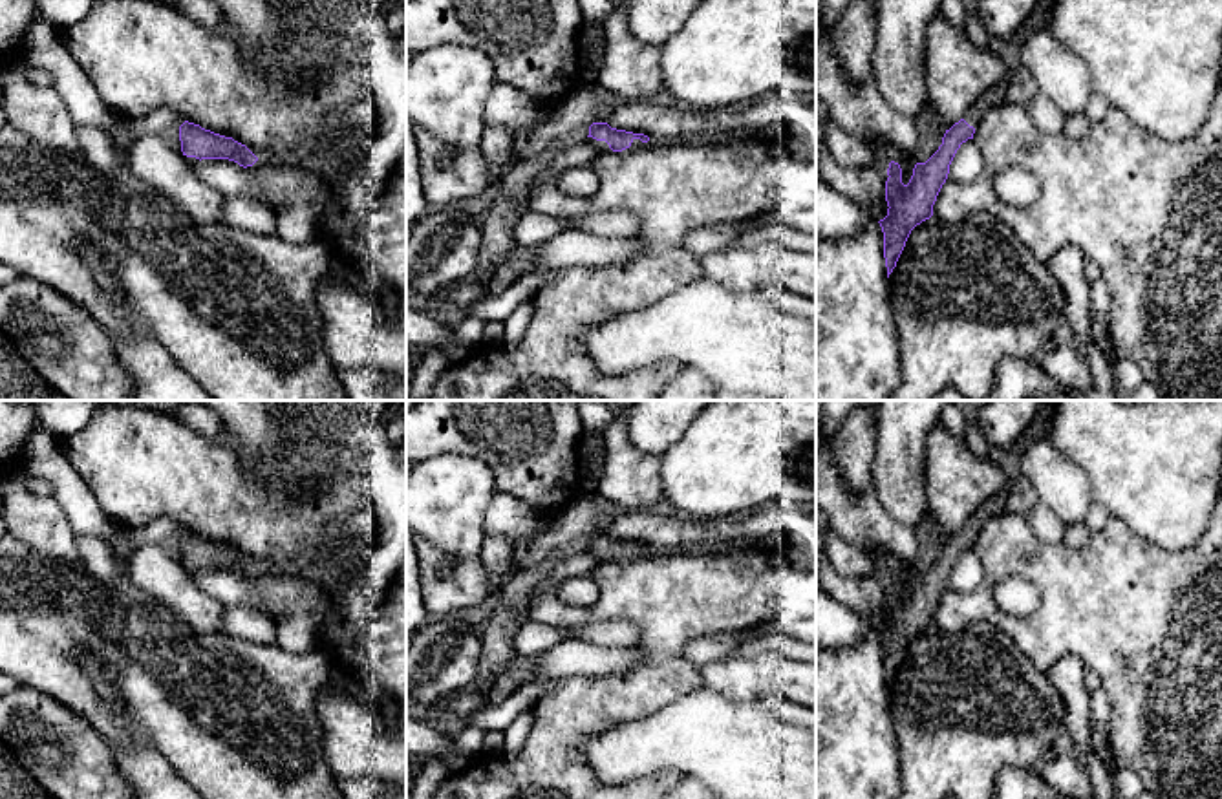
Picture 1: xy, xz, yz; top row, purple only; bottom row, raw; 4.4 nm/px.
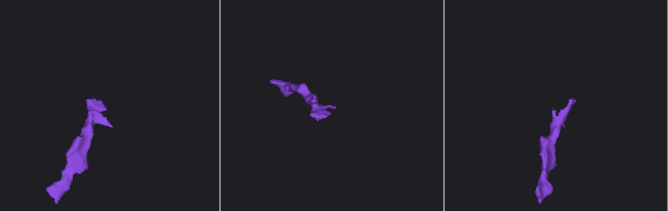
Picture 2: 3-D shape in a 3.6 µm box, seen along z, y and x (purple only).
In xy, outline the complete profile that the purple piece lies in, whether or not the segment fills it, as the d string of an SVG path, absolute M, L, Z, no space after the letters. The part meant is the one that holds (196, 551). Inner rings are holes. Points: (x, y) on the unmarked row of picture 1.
M188 530L179 536L179 550L183 565L196 567L199 570L229 569L243 578L252 576L258 570L245 554Z

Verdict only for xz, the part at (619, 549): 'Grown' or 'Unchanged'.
Grown

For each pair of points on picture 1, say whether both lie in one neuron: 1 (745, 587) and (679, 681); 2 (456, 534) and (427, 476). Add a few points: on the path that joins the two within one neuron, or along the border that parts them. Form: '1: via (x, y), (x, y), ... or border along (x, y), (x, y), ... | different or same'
1: via (718, 598), (674, 642), (674, 653) | same
2: via (454, 520), (439, 490) | same

